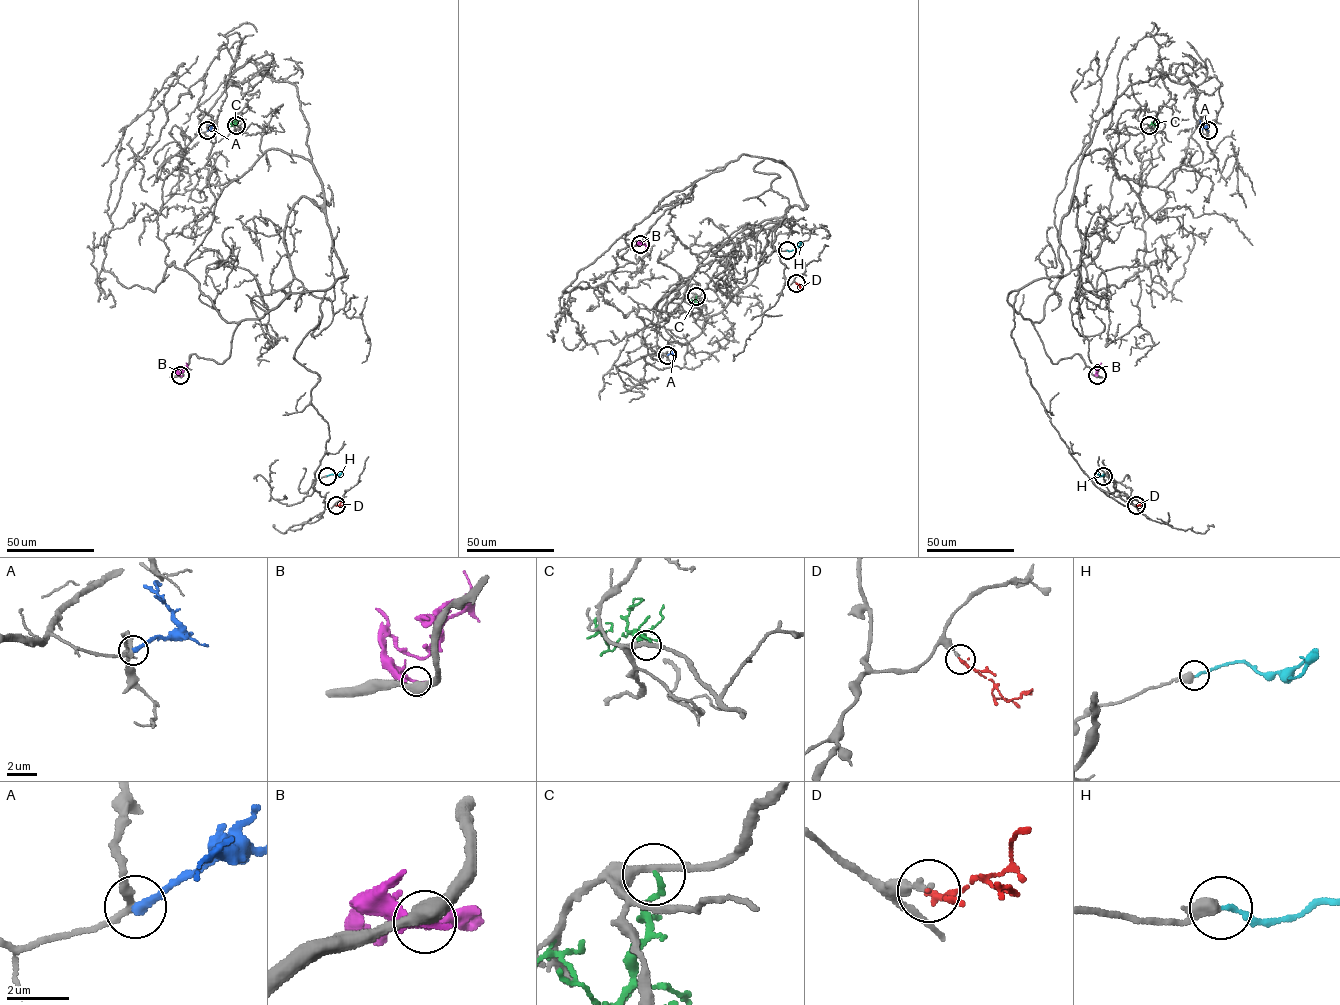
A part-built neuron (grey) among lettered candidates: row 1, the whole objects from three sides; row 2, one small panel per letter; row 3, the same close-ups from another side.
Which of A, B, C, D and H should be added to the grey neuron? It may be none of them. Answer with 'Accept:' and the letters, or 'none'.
Accept: H

